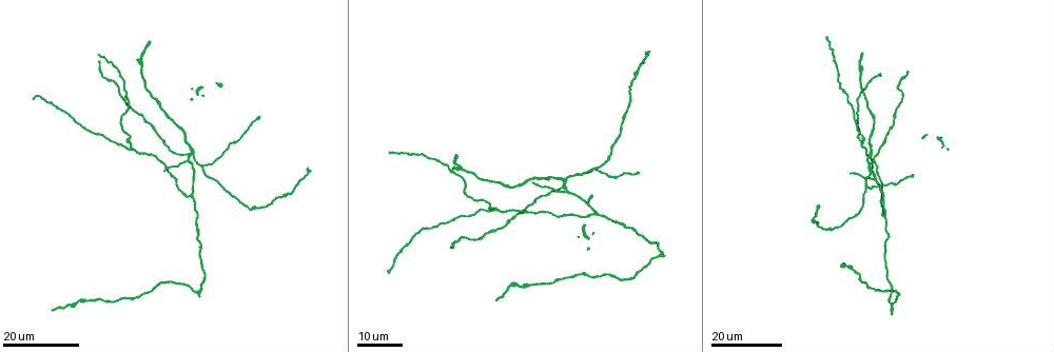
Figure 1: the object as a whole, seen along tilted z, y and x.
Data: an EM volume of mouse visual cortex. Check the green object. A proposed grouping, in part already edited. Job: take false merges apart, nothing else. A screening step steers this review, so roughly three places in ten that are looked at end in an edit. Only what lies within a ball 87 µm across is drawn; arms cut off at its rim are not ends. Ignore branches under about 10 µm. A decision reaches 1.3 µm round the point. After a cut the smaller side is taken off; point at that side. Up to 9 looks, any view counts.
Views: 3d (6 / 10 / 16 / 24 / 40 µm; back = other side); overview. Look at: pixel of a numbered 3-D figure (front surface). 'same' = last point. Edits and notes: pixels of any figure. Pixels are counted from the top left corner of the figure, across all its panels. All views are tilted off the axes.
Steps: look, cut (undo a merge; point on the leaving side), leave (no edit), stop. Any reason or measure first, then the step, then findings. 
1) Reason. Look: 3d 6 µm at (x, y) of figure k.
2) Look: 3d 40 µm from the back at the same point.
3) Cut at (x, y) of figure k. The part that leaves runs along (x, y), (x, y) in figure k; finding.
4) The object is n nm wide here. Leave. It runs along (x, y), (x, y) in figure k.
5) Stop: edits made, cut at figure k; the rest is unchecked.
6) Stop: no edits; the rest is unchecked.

Branch point. Look: 3d 24 µm at (498, 208) of figure 1.

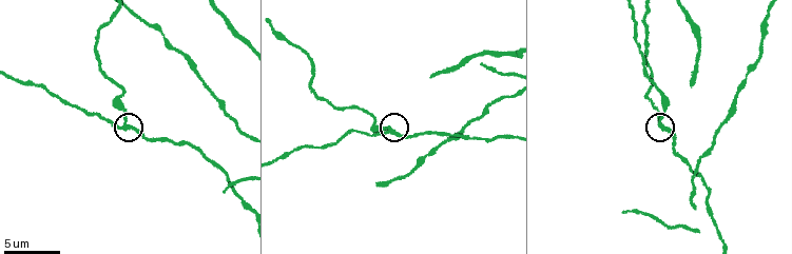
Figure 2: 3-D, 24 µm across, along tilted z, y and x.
Zoom in. Look: 3d 6 µm at (659, 123) of figure 2.

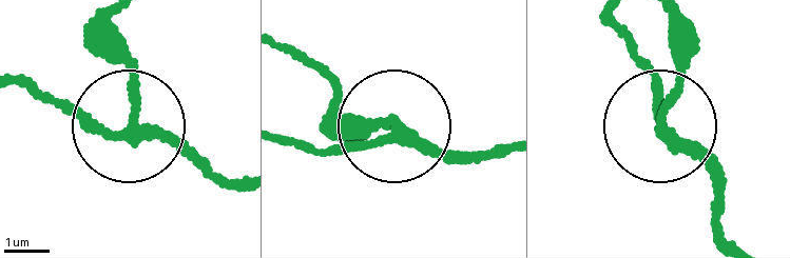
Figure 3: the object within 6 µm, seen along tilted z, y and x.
Leave. It runs along (509, 145), (440, 152), (400, 132), (302, 149) in figure 3; continuous, no second neuron.

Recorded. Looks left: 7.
Sudden change in width. Look: 3d 16 µm at (229, 145) of figure 1.

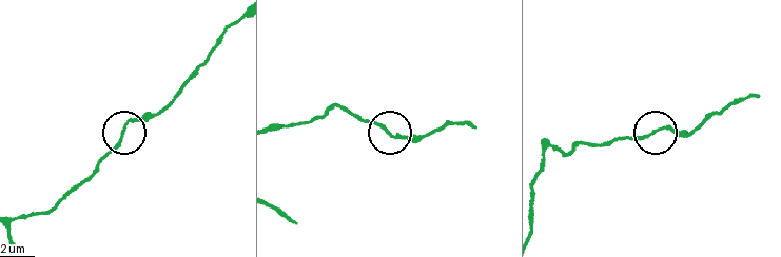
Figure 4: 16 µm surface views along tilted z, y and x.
Zoom in. Look: 3d 10 µm at (665, 128) of figure 4.

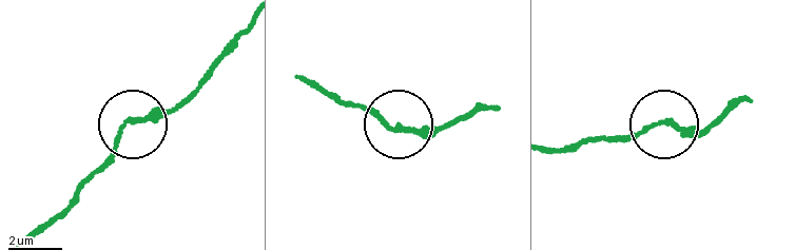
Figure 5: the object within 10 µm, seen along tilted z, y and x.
Leave. It runs along (33, 235), (70, 211), (124, 130), (192, 100) in figure 5; one neuron here.

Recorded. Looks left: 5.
A fork. Look: 3d 24 µm at (188, 153) of figure 1.

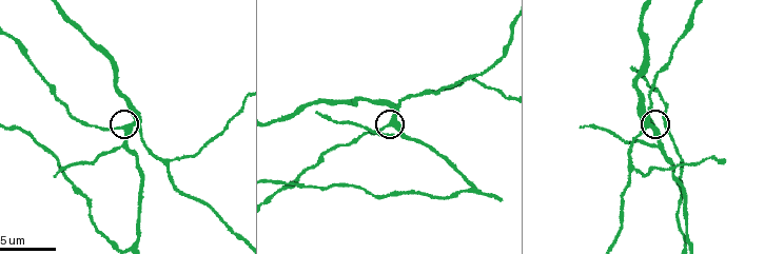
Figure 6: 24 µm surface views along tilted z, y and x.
Look: 3d 6 µm at (391, 122) of figure 6.

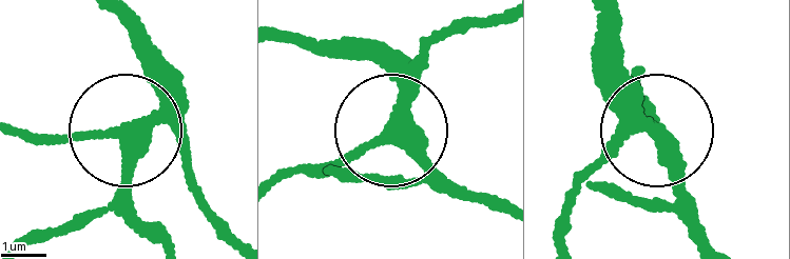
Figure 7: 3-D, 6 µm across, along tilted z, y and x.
3 arms meet here. Leave. Continuous, no second neuron.

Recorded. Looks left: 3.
Three-way junction. Look: 3d 16 µm at (468, 191) of figure 6.

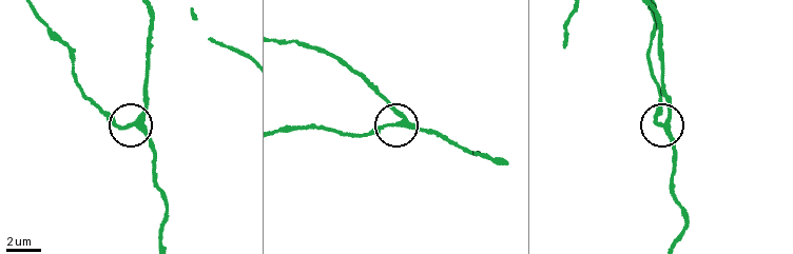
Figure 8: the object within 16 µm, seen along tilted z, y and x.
The object is 250 nm wide here. Leave. It runs along (163, 216), (155, 148), (135, 123), (144, 105), (144, 88) in figure 8; one neuron here.

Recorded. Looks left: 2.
Stop: no edits; the rest is unchecked.

